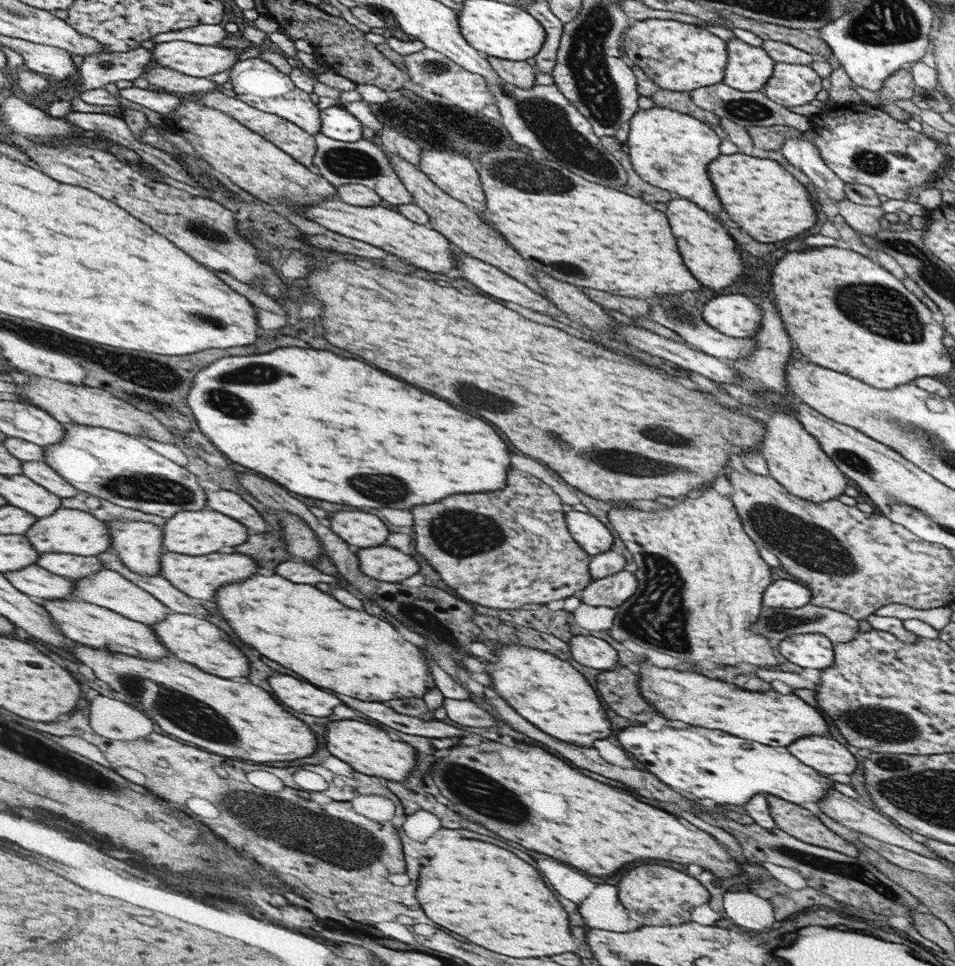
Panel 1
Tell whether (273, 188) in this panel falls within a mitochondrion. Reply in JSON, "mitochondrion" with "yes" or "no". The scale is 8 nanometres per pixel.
{"mitochondrion":"no"}

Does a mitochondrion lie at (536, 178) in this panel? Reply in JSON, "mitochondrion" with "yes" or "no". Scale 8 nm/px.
{"mitochondrion":"yes"}

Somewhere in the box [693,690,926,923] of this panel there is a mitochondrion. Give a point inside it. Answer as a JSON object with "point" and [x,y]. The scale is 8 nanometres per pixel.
{"point":[886,729]}

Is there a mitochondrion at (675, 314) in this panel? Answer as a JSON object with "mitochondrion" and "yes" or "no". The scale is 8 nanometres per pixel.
{"mitochondrion":"yes"}

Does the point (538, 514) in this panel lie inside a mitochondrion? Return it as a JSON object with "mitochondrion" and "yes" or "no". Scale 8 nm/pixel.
{"mitochondrion":"no"}

